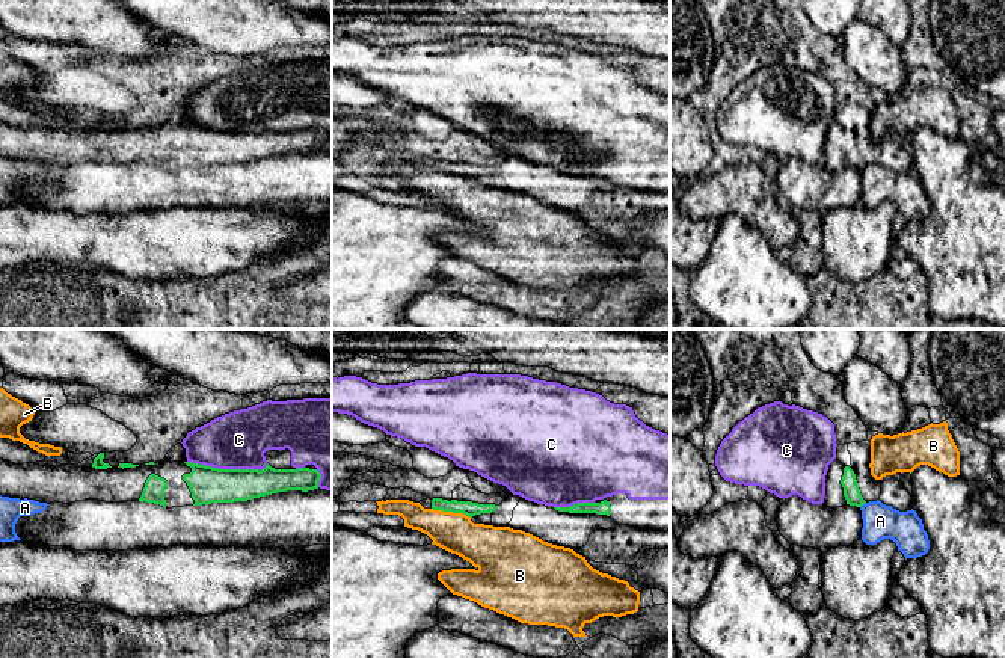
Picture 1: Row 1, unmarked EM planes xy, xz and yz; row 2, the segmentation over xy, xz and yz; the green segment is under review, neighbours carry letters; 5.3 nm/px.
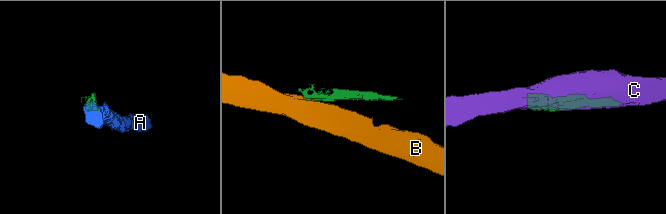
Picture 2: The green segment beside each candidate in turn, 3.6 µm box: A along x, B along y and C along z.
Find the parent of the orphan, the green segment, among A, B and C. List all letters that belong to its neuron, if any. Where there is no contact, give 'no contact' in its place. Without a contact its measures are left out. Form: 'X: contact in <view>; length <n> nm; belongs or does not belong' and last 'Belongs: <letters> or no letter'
A: contact in yz; length 50 nm; does not belong
B: contact in xz; length 220 nm; does not belong
C: contact in xy; length 440 nm; does not belong
Belongs: no letter

